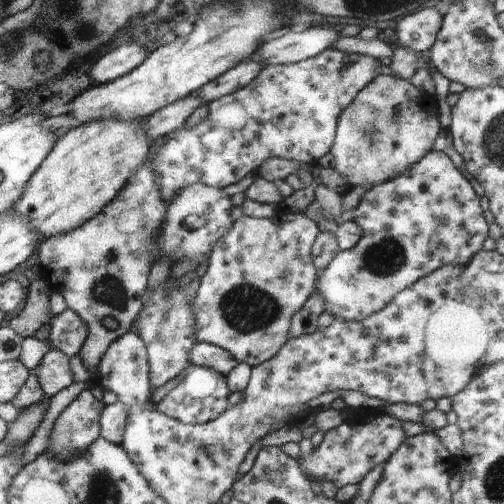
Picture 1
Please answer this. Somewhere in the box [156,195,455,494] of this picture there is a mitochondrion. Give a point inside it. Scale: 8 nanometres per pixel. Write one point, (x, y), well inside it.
(248, 309)

